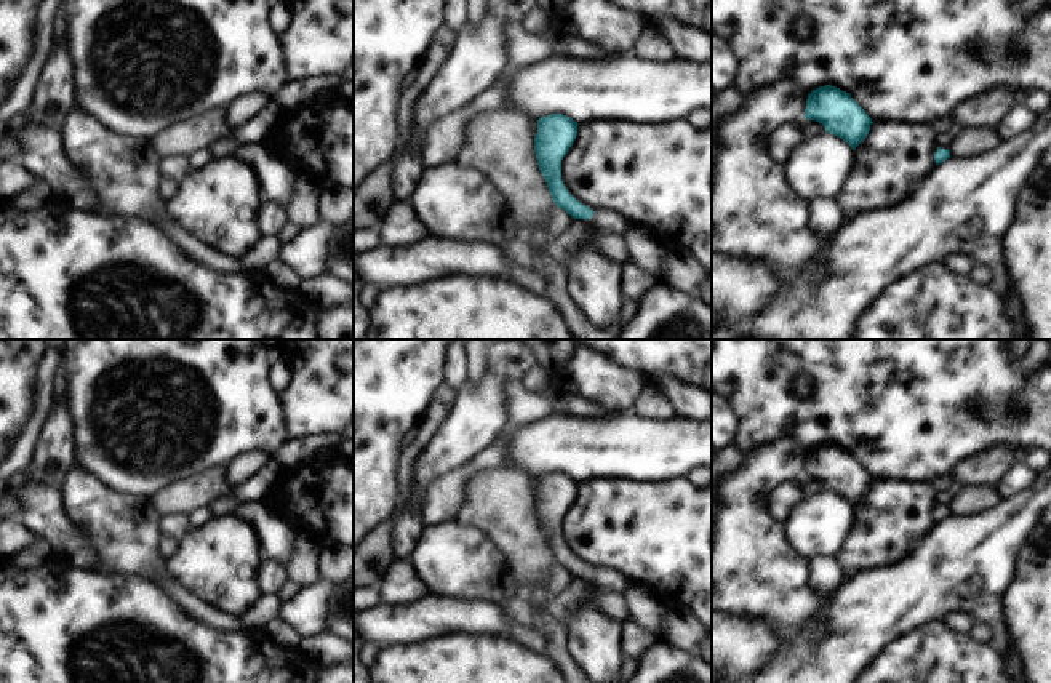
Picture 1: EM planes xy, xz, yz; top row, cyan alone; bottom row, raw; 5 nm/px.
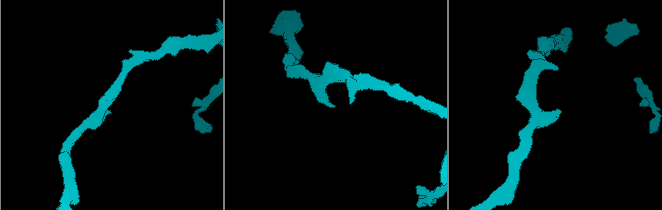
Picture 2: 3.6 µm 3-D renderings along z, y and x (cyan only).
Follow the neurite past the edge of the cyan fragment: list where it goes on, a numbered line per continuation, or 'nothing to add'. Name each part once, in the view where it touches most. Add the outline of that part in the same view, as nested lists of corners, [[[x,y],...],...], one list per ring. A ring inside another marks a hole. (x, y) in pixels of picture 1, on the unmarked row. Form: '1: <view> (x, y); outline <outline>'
1: xz (602, 578); outline [[[597,568],[590,579],[595,587],[611,592],[622,592],[630,585],[624,576],[616,574],[606,568]]]

